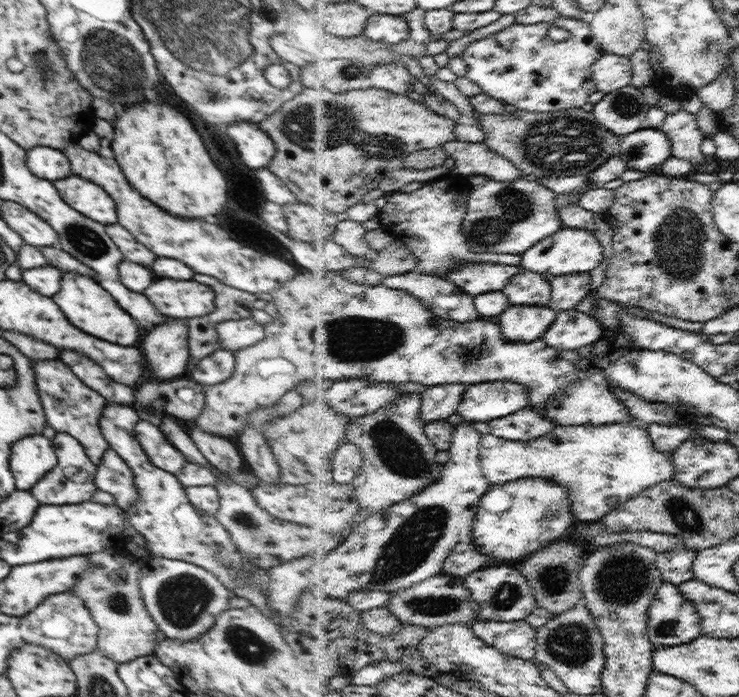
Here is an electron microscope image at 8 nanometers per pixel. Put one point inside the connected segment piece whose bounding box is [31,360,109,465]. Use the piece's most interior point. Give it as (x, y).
(71, 407)

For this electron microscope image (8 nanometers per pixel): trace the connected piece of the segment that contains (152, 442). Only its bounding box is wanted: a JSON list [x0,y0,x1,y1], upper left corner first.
[135,419,188,474]

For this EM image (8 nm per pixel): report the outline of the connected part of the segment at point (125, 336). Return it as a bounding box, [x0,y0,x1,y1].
[52,273,140,346]

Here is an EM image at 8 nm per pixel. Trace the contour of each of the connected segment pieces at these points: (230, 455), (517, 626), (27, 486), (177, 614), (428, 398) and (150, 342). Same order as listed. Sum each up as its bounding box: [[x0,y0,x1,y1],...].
[[187,426,246,473],[473,620,538,660],[9,434,56,491],[139,556,233,642],[422,384,466,425],[142,320,188,381]]

